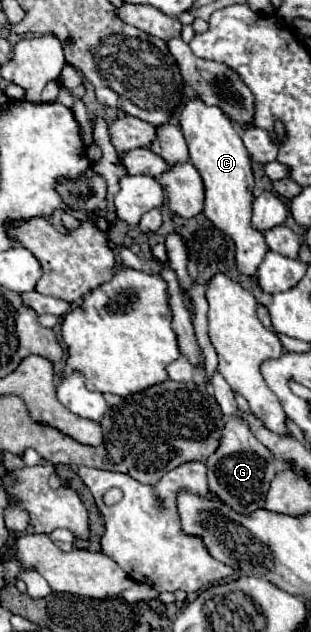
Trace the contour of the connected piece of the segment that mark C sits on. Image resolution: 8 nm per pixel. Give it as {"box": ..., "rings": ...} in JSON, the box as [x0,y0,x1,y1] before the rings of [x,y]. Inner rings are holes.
{"box":[180,97,268,275],"rings":[[[200,97],[188,101],[180,113],[180,129],[188,143],[190,161],[198,169],[204,181],[204,215],[236,243],[236,265],[242,273],[254,275],[268,247],[264,235],[250,225],[252,215],[252,187],[254,177],[250,169],[250,157],[242,145],[240,133],[228,115],[214,105],[206,105]]]}

